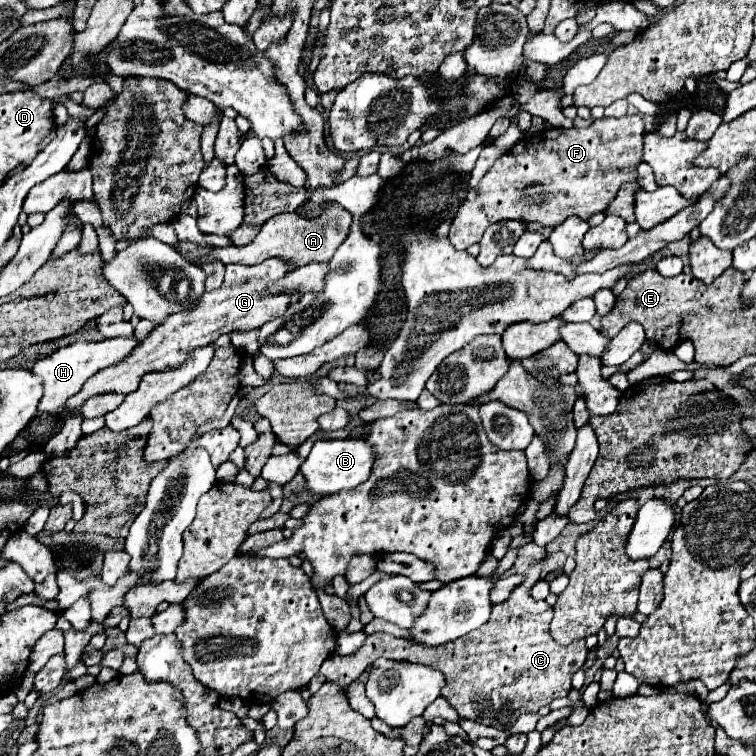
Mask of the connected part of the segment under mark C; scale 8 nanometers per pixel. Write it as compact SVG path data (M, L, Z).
M548 556L530 564L524 572L524 582L512 590L510 598L502 604L494 604L490 620L482 624L482 628L468 632L464 638L450 644L428 646L414 644L406 638L394 638L390 634L370 634L356 654L328 656L320 672L326 676L326 682L348 686L378 658L426 664L444 672L446 686L442 688L442 696L460 714L460 718L508 728L518 714L536 712L542 706L548 706L554 698L564 698L572 688L572 674L588 656L584 640L574 640L570 646L560 646L552 640L548 630L552 608L546 600L534 600L530 594L532 586L540 580L546 560Z

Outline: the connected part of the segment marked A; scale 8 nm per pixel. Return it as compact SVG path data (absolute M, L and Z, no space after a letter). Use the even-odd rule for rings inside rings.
M334 208L330 218L316 218L316 220L308 220L308 218L300 218L294 212L292 214L278 214L274 218L270 218L264 226L262 232L246 246L238 248L238 246L226 246L226 248L210 248L210 252L206 256L202 256L198 262L206 262L206 260L222 260L222 264L242 264L242 266L256 266L262 264L262 260L270 258L270 256L278 256L282 260L286 260L290 266L298 268L302 264L310 264L310 262L328 262L332 258L332 254L336 252L336 248L346 240L350 224L352 224L352 214L342 208L342 230L334 230L334 220L338 220L340 214L334 216Z

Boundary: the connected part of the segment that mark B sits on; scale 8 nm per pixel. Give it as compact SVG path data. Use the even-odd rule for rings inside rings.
M318 440L314 442L308 458L300 466L300 472L304 474L306 488L310 494L336 494L342 490L356 488L370 476L370 468L374 462L374 452L370 444L364 440Z

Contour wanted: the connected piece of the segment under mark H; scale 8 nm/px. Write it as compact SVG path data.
M134 336L110 338L110 340L102 340L102 342L74 342L70 346L58 348L56 352L52 352L46 358L40 358L32 368L32 372L38 374L44 384L44 394L42 394L42 400L38 402L38 412L48 412L48 414L58 412L66 404L66 400L70 400L70 396L74 396L82 390L84 382L90 376L94 376L94 372L120 362L134 350L136 344L138 342Z

